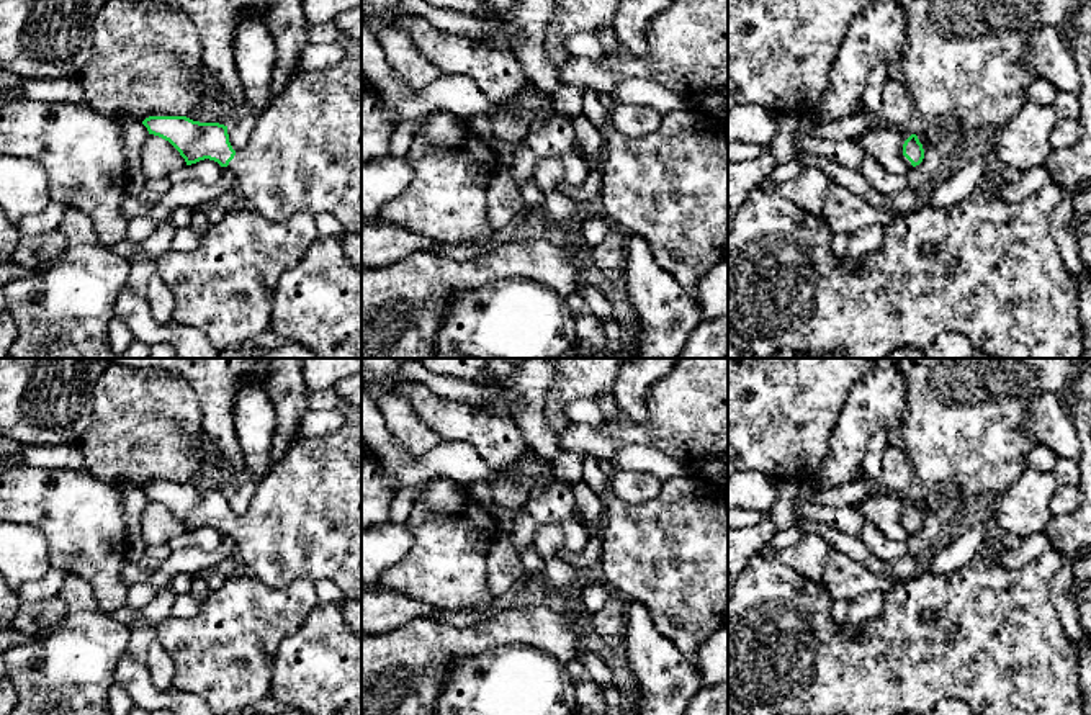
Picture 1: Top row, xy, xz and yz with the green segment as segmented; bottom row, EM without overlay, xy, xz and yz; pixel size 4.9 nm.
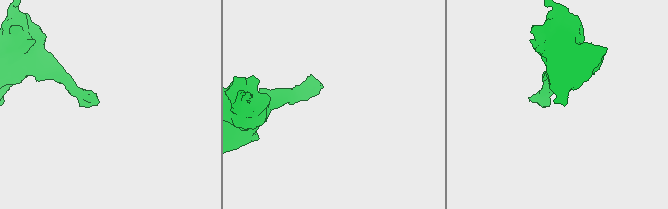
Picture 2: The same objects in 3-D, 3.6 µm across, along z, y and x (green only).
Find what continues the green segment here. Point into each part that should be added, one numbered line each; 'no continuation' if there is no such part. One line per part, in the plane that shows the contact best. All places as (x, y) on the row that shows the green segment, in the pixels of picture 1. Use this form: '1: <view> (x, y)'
1: xy (305, 154)

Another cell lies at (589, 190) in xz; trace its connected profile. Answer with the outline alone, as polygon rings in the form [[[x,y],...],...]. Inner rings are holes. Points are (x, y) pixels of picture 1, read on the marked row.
[[[589,169],[587,178],[581,185],[558,182],[554,190],[571,196],[579,205],[595,203],[600,200],[600,172],[595,169]]]

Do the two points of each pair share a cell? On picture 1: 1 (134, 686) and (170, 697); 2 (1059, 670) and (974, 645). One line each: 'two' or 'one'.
1: one
2: one

